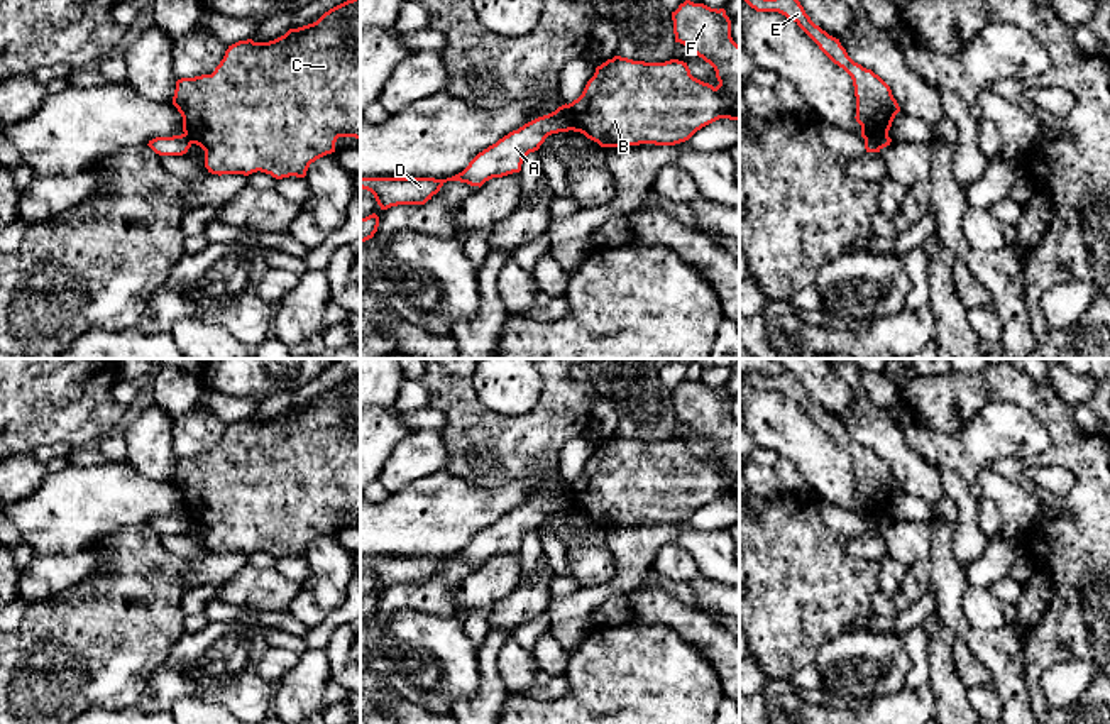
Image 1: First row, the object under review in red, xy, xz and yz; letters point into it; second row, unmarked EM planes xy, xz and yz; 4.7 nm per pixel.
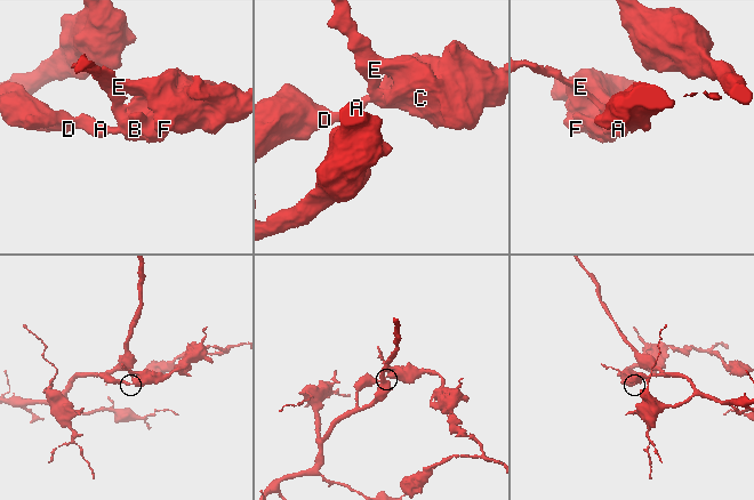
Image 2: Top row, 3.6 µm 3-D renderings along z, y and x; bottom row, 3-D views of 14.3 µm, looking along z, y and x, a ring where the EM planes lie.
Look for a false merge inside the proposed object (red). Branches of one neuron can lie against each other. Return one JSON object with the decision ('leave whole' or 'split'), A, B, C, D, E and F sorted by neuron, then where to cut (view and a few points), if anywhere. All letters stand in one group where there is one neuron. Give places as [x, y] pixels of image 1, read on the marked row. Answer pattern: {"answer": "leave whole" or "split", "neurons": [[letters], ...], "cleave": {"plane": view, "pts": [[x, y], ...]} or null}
{"answer": "split", "neurons": [["A", "D"], ["B", "C", "E", "F"]], "cleave": {"plane": "xz", "pts": [[567, 105], [567, 126], [571, 129]]}}

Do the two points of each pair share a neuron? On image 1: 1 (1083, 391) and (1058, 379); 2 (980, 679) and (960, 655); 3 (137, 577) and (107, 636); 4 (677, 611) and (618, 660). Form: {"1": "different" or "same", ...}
{"1": "same", "2": "same", "3": "same", "4": "different"}

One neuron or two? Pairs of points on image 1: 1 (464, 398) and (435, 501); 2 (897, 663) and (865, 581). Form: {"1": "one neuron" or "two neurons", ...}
{"1": "two neurons", "2": "two neurons"}

